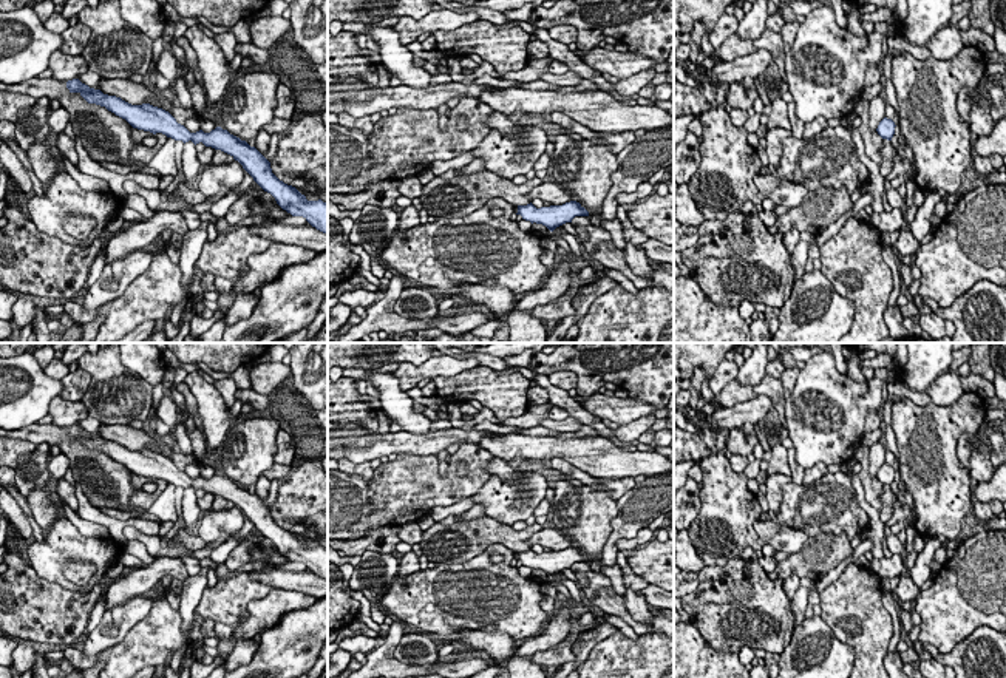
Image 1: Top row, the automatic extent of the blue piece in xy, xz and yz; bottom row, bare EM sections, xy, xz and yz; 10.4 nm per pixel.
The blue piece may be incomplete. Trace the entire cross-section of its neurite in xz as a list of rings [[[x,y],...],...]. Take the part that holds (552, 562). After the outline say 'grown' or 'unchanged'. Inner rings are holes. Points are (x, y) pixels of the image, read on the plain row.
[[[576,547],[541,554],[536,554],[530,548],[527,551],[518,551],[516,561],[521,561],[522,565],[530,567],[532,570],[542,570],[553,578],[556,573],[572,568],[575,562],[589,562],[589,558]]] | unchanged

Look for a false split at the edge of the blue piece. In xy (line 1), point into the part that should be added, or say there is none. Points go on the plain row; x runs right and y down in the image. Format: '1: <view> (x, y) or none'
1: none

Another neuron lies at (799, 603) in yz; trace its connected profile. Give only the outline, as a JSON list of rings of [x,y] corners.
[[[799,585],[794,593],[794,598],[793,598],[791,607],[790,607],[794,615],[794,627],[799,625],[805,618],[805,609],[808,605],[808,593],[811,590],[813,590],[813,587]]]

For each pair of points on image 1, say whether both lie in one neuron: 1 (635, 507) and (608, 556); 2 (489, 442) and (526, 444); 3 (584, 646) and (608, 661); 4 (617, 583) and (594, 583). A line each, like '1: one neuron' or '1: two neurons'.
1: one neuron
2: one neuron
3: two neurons
4: two neurons

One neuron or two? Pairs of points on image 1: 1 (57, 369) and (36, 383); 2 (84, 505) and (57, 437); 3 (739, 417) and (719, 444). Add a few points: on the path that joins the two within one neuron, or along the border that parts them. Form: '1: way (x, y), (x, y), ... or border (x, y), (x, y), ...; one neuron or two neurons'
1: border (42, 369), (61, 380); two neurons
2: border (76, 481), (95, 507); two neurons
3: border (719, 428), (727, 434); two neurons

